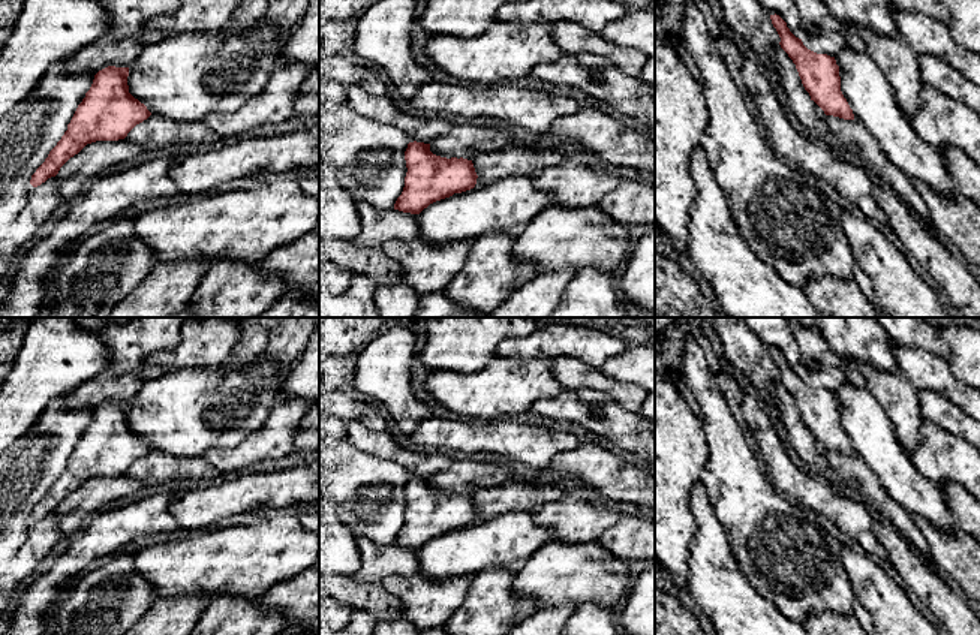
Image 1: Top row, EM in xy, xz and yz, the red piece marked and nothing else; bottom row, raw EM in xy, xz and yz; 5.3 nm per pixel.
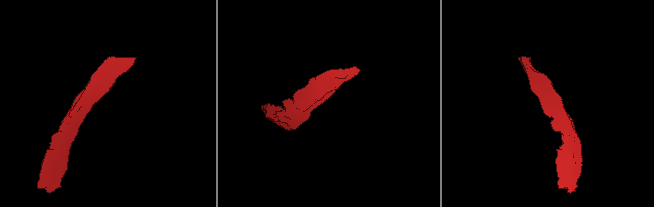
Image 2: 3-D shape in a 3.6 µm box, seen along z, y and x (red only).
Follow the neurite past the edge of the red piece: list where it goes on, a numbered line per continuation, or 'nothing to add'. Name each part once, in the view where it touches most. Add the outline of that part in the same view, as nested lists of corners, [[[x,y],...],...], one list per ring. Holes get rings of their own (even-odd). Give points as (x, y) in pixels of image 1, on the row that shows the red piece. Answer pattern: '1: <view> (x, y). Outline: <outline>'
nothing to add

